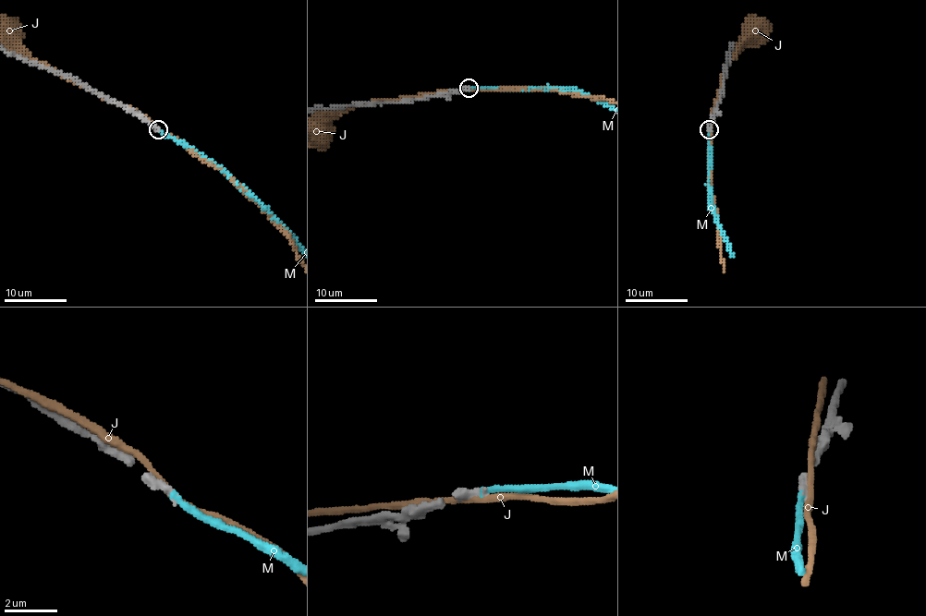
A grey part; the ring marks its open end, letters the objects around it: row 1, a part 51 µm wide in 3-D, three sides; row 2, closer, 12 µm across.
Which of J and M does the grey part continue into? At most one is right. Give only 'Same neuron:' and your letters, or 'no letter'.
Same neuron: M

